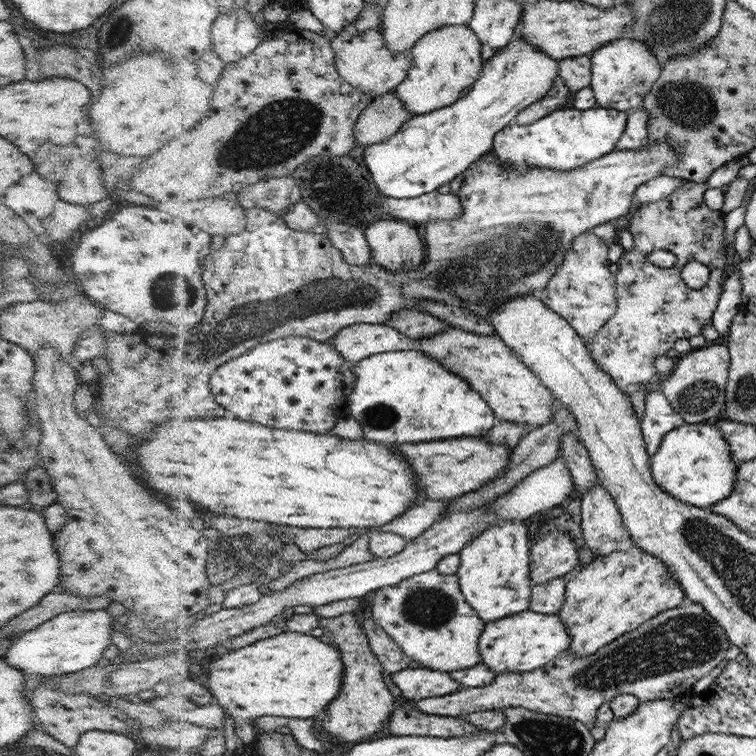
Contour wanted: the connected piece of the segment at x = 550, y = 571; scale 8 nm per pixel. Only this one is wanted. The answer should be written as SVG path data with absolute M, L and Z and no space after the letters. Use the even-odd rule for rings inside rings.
M552 530L544 536L537 536L536 548L531 551L533 586L560 578L581 564L576 548L568 532Z

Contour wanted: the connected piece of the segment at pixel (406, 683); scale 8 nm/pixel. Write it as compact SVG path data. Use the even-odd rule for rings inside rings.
M408 668L392 674L402 694L413 703L424 698L451 695L458 692L462 686L459 681L450 676L449 672L432 669Z

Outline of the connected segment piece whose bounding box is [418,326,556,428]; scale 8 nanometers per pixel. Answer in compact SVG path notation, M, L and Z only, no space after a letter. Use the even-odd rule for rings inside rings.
M450 326L436 336L422 338L418 342L418 348L440 360L440 364L444 366L456 364L448 368L458 376L464 376L463 379L472 384L472 388L478 390L480 396L488 400L488 404L492 404L492 408L496 408L495 415L500 416L498 421L530 424L531 428L535 428L553 420L556 402L551 389L532 372L531 368L527 367L527 363L515 349L504 343L498 333L477 335Z

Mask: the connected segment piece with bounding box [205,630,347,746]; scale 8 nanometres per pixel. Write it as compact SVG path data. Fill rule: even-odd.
M292 630L230 651L209 662L205 667L208 667L207 686L215 697L220 698L222 706L226 706L234 714L232 718L235 722L235 731L247 746L256 742L257 736L253 726L257 725L254 720L260 716L288 716L295 720L314 718L318 716L318 710L324 712L343 691L344 674L347 670L343 654L335 644L323 642L320 637L311 633Z

